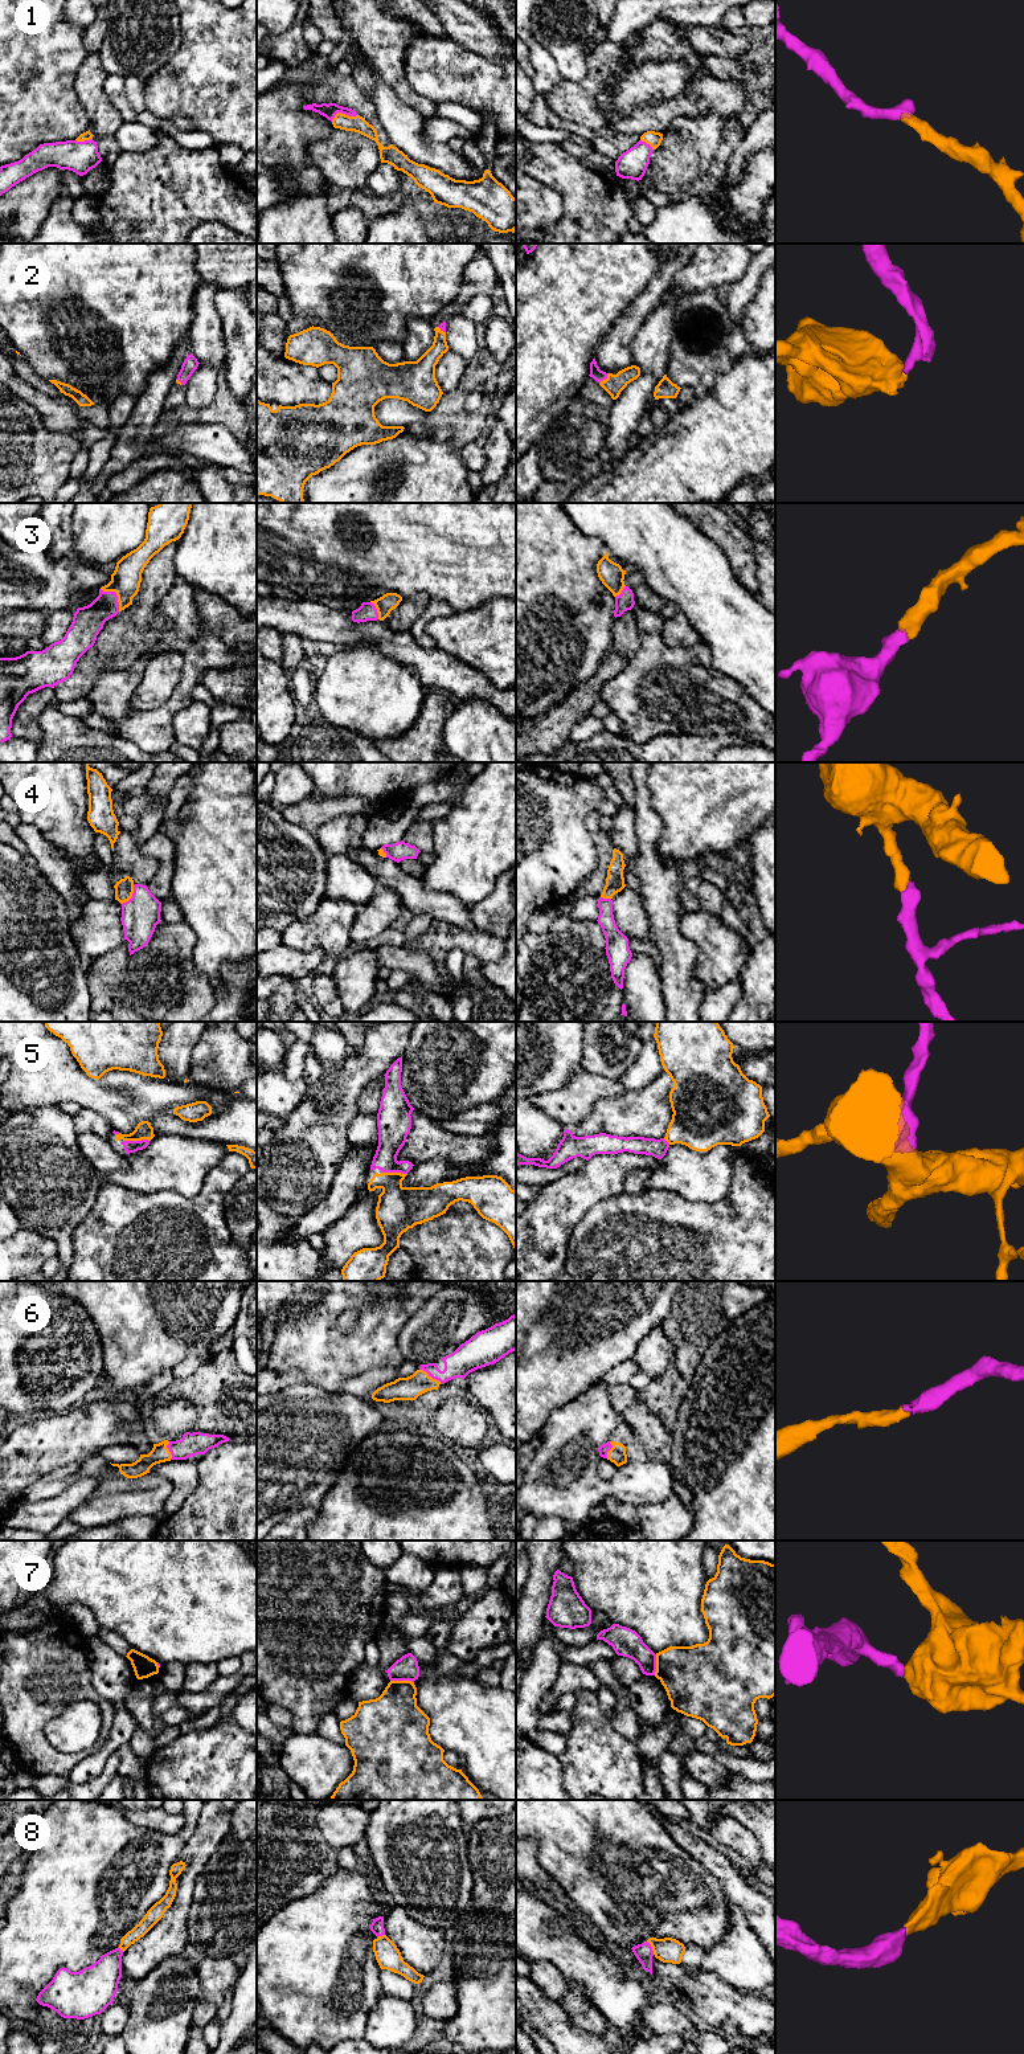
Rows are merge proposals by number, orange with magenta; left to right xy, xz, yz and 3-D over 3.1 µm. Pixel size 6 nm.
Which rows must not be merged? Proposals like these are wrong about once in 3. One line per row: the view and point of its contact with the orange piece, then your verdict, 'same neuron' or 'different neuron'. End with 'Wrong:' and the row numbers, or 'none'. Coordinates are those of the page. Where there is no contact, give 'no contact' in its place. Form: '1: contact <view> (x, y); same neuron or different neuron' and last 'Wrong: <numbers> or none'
1: contact xz (343, 114); same neuron
2: contact yz (606, 379); same neuron
3: contact xy (117, 594); same neuron
4: contact xy (131, 896); same neuron
5: contact xy (135, 1140); same neuron
6: contact xz (430, 1377); same neuron
7: contact xz (402, 1681); different neuron
8: contact yz (651, 1946); same neuron
Wrong: 7

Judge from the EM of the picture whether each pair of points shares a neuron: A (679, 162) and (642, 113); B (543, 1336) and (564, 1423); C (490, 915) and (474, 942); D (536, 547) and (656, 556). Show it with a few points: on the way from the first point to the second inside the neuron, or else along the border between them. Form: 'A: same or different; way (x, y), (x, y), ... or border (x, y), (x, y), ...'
A: different; border (689, 118), (676, 117), (663, 135)
B: different; border (586, 1390), (557, 1408), (539, 1429)
C: different; border (474, 925), (502, 940)
D: different; border (581, 531), (597, 536), (603, 543), (606, 551)

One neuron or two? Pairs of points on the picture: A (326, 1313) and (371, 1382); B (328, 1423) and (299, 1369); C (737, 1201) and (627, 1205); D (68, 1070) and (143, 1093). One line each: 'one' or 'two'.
A: two
B: two
C: one
D: one

